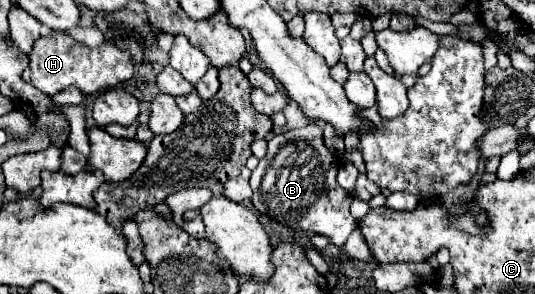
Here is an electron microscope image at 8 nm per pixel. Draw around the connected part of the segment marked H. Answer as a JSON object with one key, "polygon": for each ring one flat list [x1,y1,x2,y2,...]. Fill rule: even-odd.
{"polygon":[[52,30,48,36,40,36,34,42,34,48,28,54,28,58,30,58,32,86,36,86,46,96,54,96,66,90,68,86,78,86,88,96,114,88,122,82,128,82,134,76,130,56,122,52,114,42,106,40,98,48,88,48,86,44,80,44,68,32,62,30]]}

